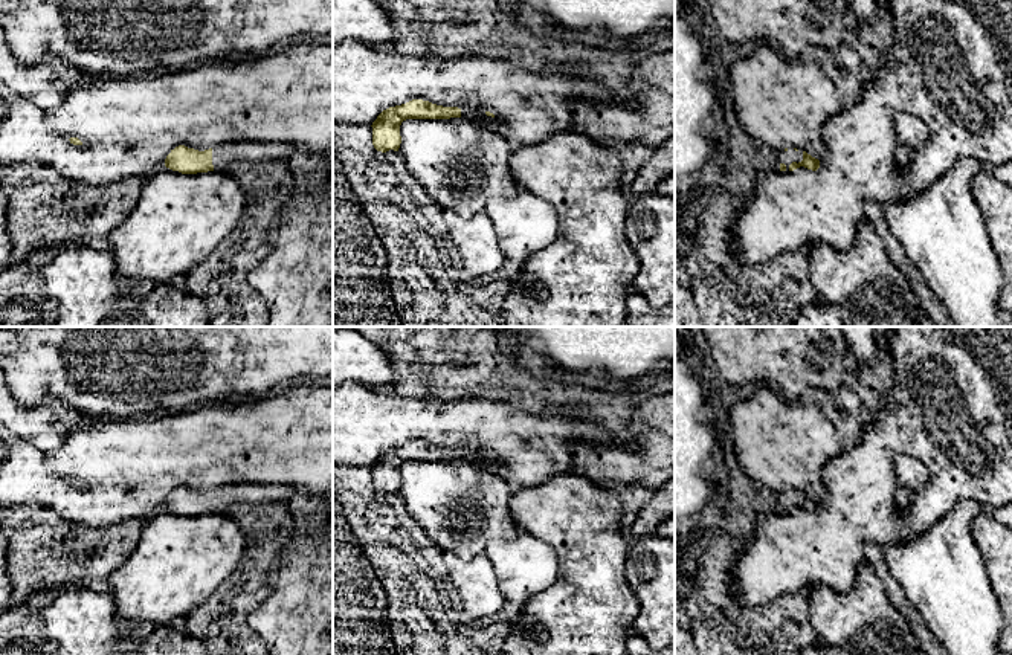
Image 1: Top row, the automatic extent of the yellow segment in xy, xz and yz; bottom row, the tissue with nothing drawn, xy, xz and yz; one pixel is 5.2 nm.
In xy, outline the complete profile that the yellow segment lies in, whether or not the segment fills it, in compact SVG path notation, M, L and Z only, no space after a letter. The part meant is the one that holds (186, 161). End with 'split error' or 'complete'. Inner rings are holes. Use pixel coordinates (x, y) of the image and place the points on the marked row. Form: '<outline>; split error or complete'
M226 142L205 151L179 145L166 156L165 166L182 174L226 171L235 162L281 160L288 166L288 160L299 150L311 153L284 142Z; split error

